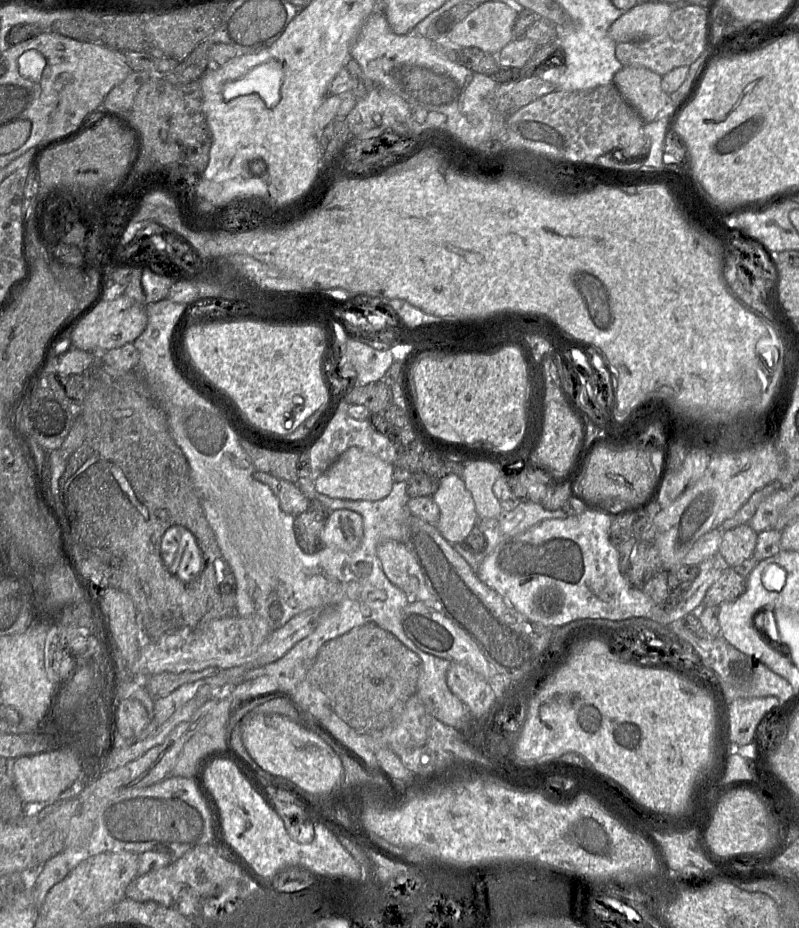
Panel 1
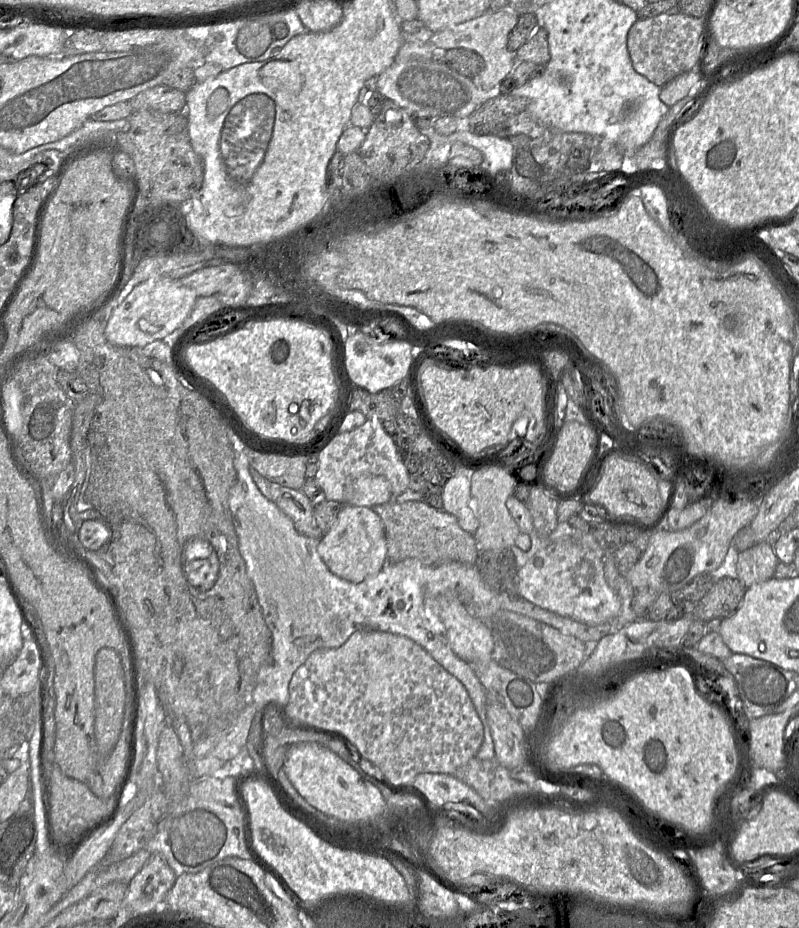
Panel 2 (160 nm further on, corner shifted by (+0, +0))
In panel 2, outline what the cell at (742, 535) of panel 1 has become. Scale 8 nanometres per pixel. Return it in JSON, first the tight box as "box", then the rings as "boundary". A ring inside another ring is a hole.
{"box":[736,541,779,587],"boundary":[[[769,541],[759,542],[737,555],[736,575],[746,587],[774,577],[779,560]]]}

